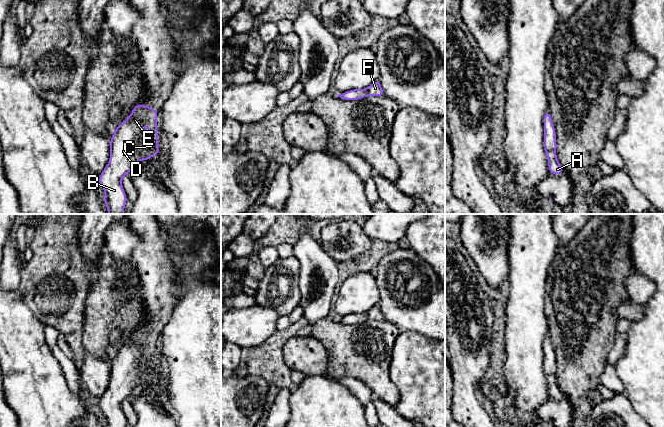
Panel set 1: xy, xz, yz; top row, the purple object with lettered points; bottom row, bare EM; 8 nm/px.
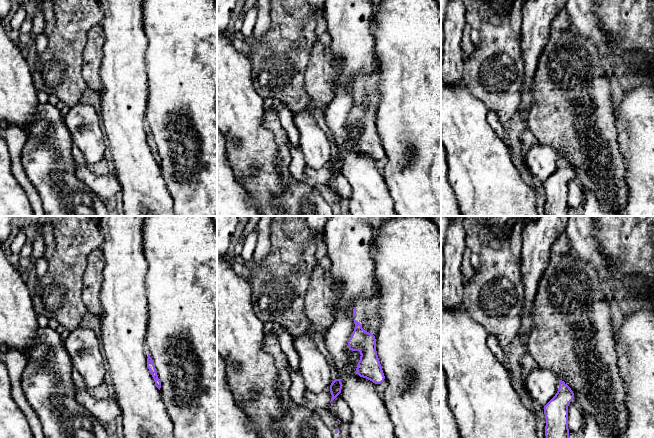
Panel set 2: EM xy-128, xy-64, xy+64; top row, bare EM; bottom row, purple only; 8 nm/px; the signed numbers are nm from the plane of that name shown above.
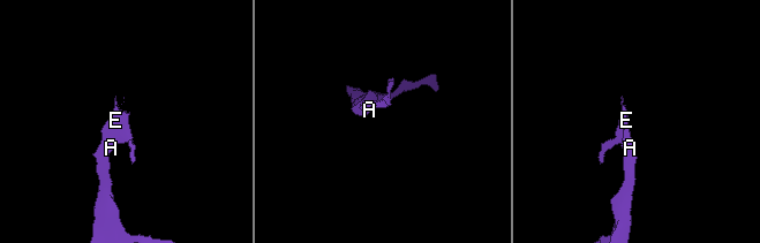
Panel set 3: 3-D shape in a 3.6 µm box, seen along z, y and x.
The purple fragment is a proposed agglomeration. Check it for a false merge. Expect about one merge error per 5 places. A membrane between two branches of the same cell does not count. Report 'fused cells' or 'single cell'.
single cell

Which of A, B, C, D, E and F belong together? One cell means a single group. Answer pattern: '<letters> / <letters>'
A B C D E F

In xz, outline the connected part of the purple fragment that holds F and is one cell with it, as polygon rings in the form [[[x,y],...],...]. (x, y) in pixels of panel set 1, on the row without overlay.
[[[377,303],[365,313],[351,313],[337,320],[343,324],[354,325],[357,323],[363,323],[367,320],[382,321],[384,320],[384,315],[380,305]]]

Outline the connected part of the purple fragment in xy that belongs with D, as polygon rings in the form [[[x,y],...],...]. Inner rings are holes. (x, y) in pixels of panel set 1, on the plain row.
[[[139,327],[112,357],[110,383],[98,403],[105,417],[104,427],[127,427],[122,411],[123,401],[132,395],[137,386],[159,378],[159,357],[156,354],[158,338],[159,334]],[[142,348],[150,354],[149,360],[143,358]]]

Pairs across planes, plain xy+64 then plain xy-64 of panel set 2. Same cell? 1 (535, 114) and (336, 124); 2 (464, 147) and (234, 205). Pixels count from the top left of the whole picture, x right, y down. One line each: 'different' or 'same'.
1: different
2: different

